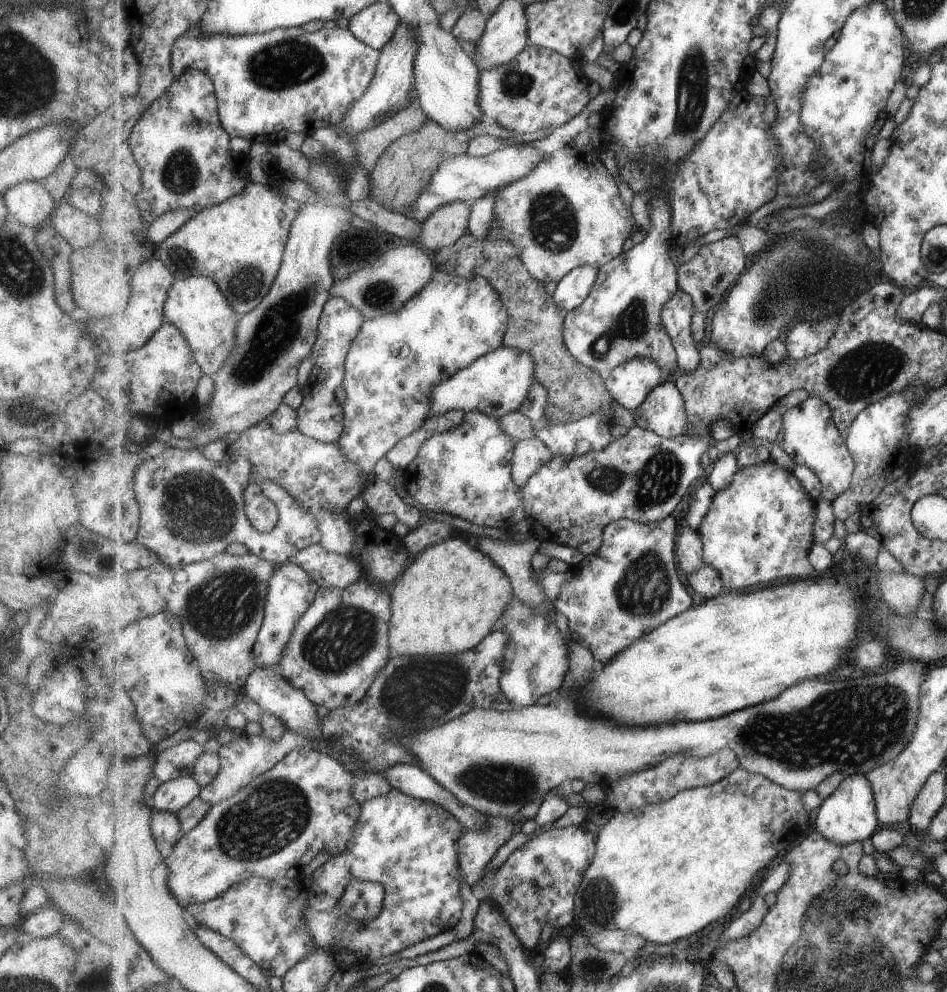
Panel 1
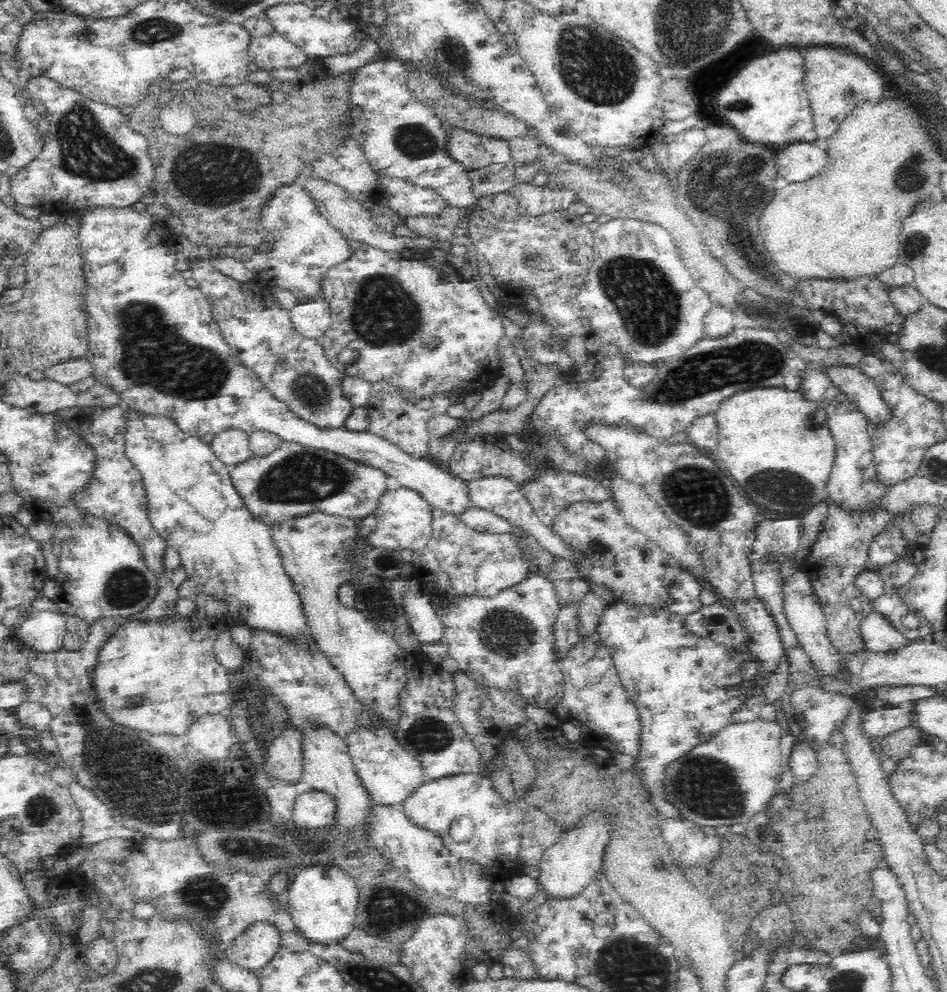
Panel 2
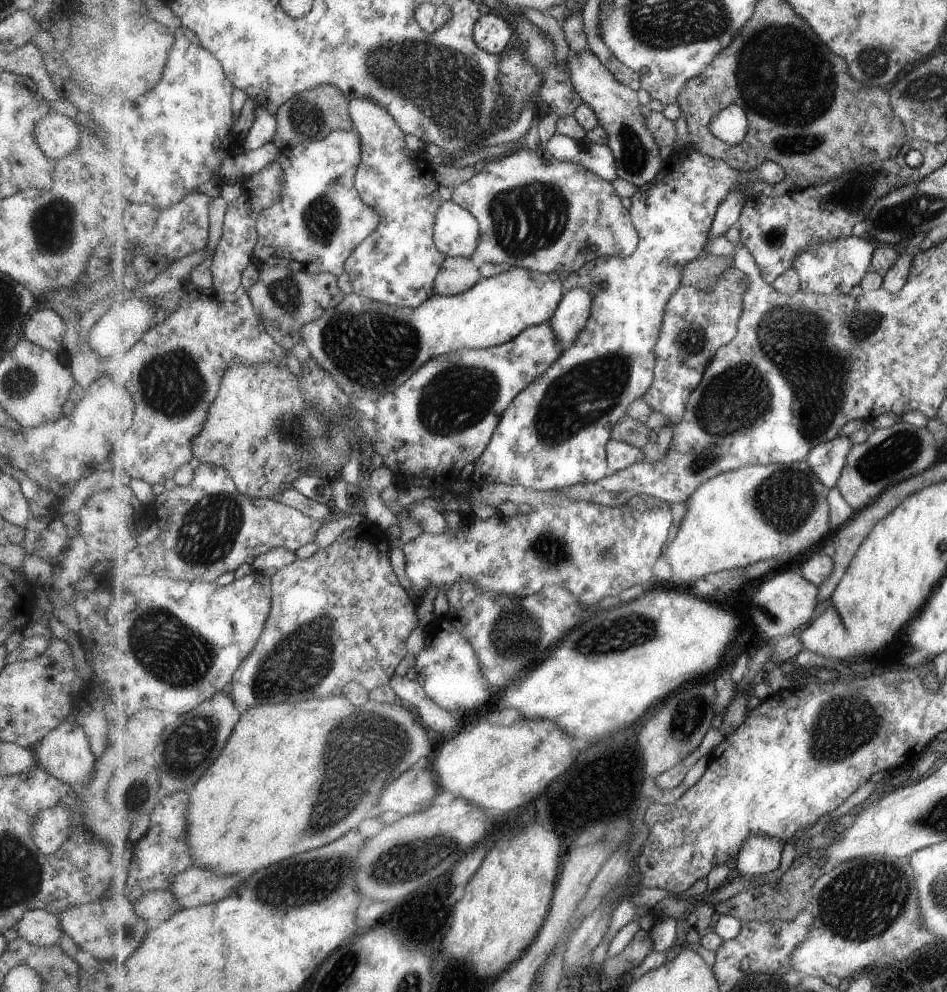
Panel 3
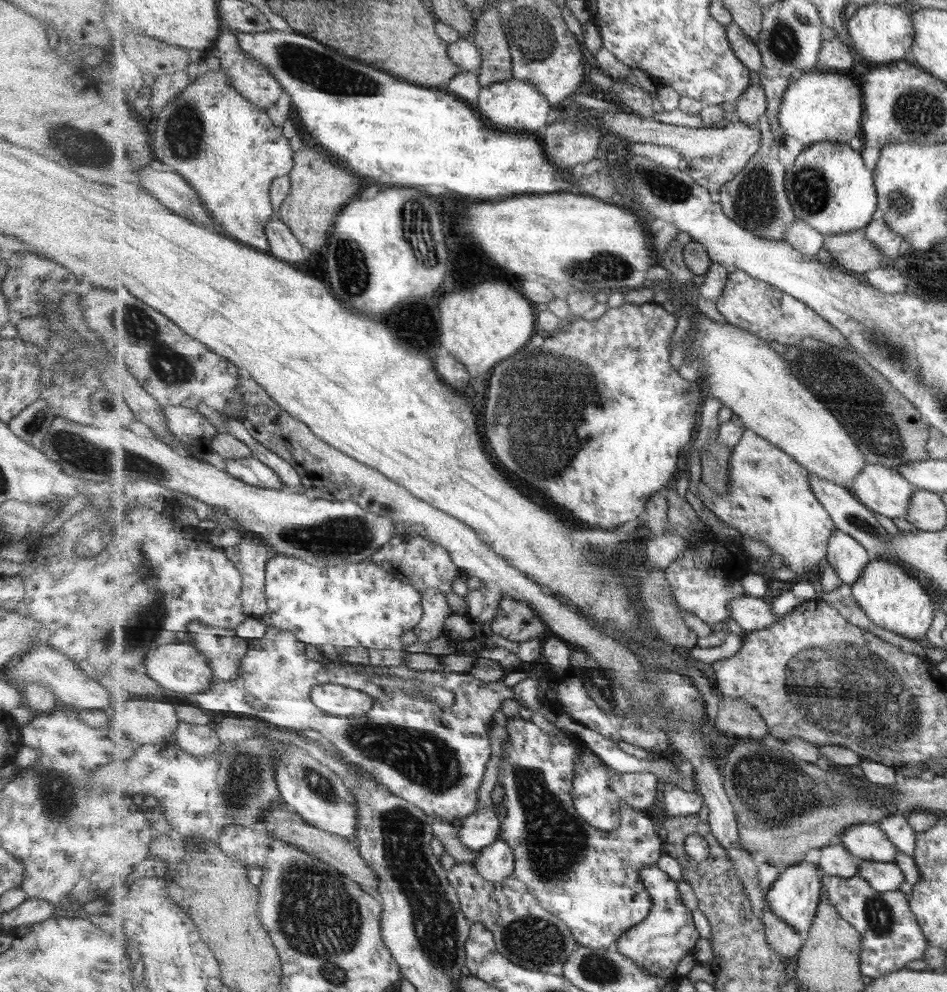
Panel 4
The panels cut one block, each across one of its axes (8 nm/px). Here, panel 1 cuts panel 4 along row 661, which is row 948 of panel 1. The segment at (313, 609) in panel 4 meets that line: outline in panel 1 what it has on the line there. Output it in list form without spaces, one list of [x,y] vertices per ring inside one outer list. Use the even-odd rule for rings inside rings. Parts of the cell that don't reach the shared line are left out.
[[[392,787],[387,796],[378,796],[361,806],[362,819],[359,820],[358,831],[355,832],[354,838],[347,844],[347,850],[321,864],[311,874],[311,883],[306,886],[306,889],[311,908],[327,911],[335,904],[339,904],[346,895],[346,888],[354,880],[376,882],[385,886],[383,912],[377,918],[373,918],[373,922],[367,928],[353,934],[353,937],[346,941],[345,946],[332,948],[336,953],[344,947],[356,953],[356,960],[361,957],[369,960],[373,957],[381,958],[386,954],[401,952],[417,942],[455,928],[455,924],[461,920],[463,898],[459,890],[459,878],[464,878],[464,875],[461,873],[459,860],[459,840],[465,832],[465,826],[457,816],[453,816],[443,806],[431,801],[419,800],[418,797],[409,796],[395,787]]]

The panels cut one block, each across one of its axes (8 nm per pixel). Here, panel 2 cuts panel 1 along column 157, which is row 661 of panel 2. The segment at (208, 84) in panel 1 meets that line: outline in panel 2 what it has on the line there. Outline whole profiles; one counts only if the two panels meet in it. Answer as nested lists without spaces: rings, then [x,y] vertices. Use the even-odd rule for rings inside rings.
[[[195,591],[191,592],[191,596],[196,610],[190,616],[178,615],[176,619],[152,622],[129,618],[117,627],[115,635],[100,649],[92,690],[98,692],[103,708],[116,724],[126,724],[128,728],[146,732],[176,733],[176,736],[180,736],[203,716],[227,713],[234,702],[236,675],[218,662],[213,649],[218,632],[224,626],[231,627],[233,624],[231,611],[226,601]]]

